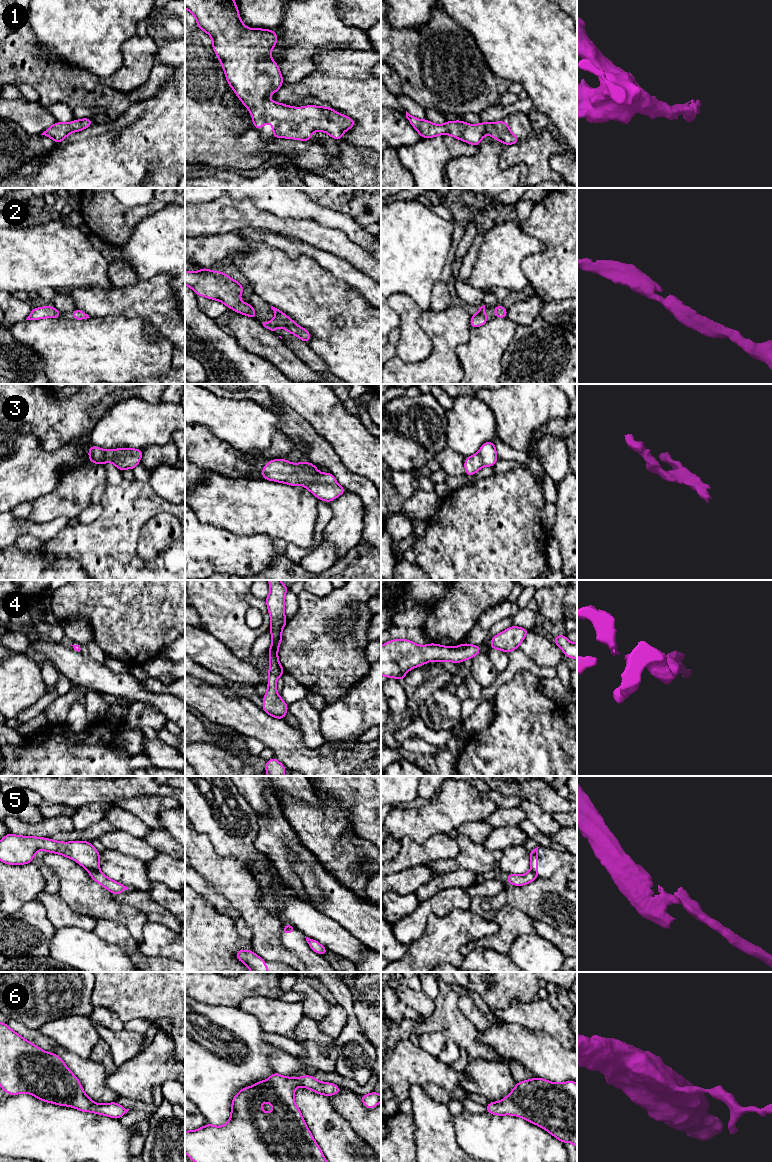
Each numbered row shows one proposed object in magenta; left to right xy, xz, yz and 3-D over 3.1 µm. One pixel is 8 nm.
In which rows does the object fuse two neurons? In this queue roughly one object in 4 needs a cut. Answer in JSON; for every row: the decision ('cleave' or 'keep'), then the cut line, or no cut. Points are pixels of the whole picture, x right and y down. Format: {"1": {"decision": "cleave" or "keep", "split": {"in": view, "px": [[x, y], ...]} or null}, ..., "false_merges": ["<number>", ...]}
{"1": {"decision": "keep", "split": null}, "2": {"decision": "keep", "split": null}, "3": {"decision": "keep", "split": null}, "4": {"decision": "keep", "split": null}, "5": {"decision": "cleave", "split": {"in": "xy", "px": [[98, 870], [90, 872]]}}, "6": {"decision": "keep", "split": null}, "false_merges": ["5"]}

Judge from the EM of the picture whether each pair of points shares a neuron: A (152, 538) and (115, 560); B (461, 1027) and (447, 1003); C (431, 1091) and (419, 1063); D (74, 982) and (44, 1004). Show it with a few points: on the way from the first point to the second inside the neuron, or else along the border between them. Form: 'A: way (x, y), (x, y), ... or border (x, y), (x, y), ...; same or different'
A: border (144, 525), (139, 534), (137, 554), (148, 562); different
B: way (455, 1021), (447, 1013), (447, 1009); same
C: border (423, 1086), (436, 1084), (451, 1090); different
D: way (67, 982), (51, 997); same

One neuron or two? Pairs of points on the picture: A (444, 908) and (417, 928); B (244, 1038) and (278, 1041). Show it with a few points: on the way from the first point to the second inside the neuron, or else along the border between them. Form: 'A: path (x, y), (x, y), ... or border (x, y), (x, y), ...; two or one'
A: path (436, 908), (430, 908), (418, 920); one
B: border (262, 1031), (262, 1037), (273, 1045); two

